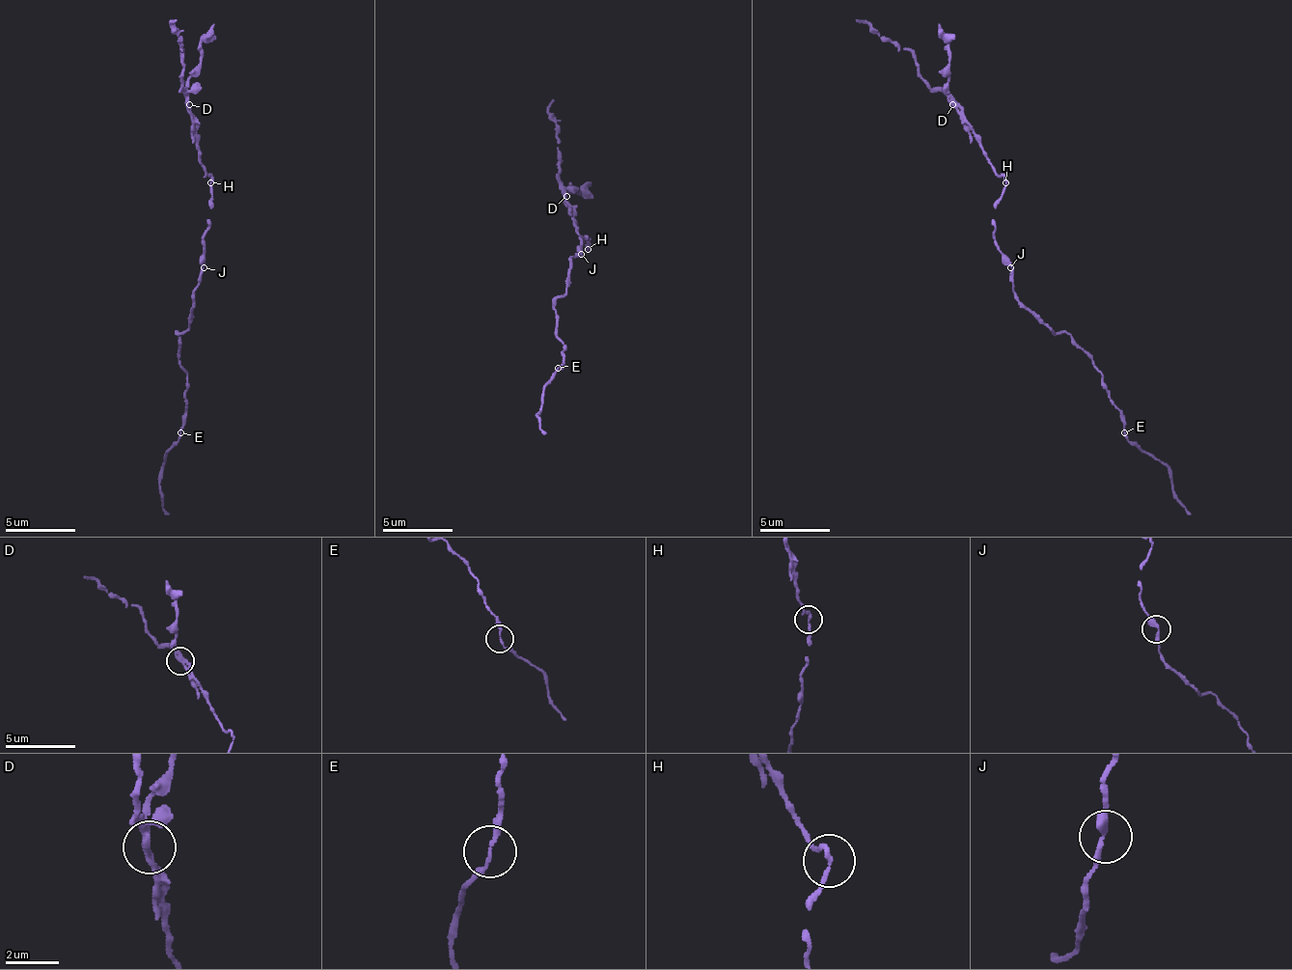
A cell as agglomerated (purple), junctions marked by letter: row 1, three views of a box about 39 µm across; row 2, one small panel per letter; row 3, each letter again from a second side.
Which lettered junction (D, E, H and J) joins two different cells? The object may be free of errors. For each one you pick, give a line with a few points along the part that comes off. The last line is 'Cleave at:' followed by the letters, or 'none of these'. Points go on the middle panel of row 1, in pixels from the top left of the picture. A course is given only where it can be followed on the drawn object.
D: Course of the part to remove: (567, 197), (570, 190), (578, 194), (591, 183)
Cleave at: D

